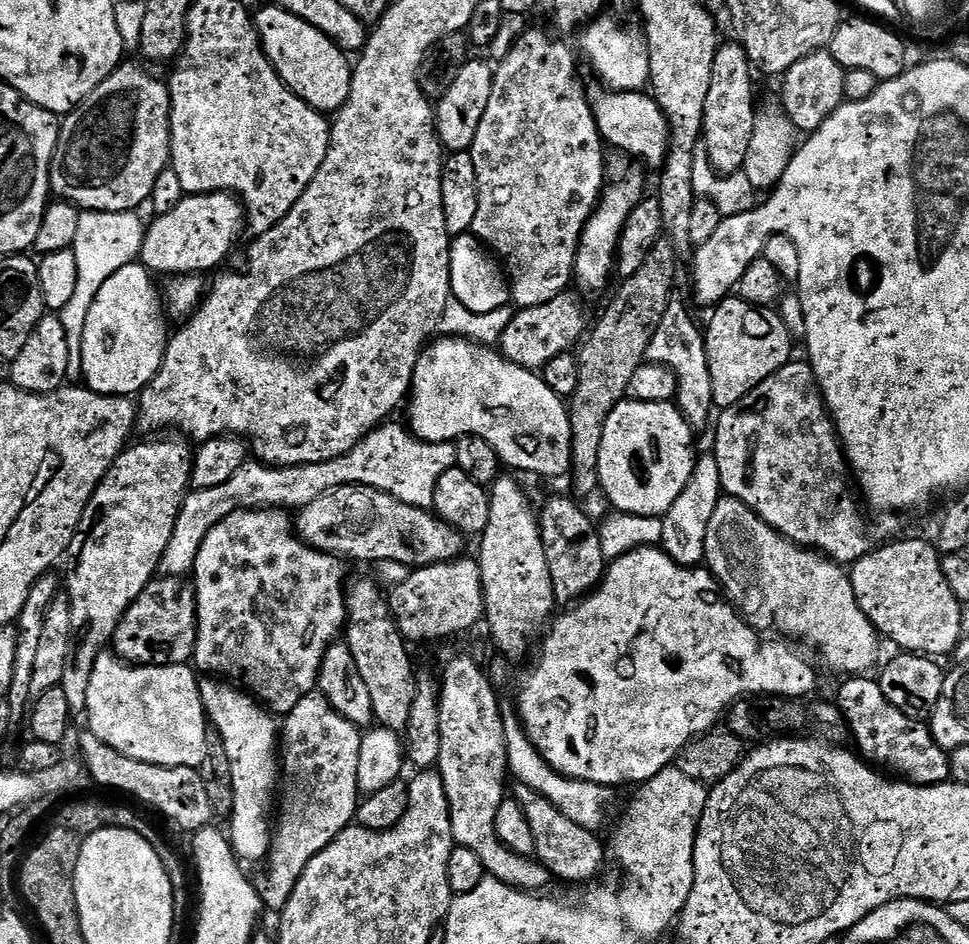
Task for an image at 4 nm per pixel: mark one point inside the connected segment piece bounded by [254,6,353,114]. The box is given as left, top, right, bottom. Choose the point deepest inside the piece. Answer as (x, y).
(313, 67)

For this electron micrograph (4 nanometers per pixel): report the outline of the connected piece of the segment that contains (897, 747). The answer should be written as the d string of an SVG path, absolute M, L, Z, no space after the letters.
M868 678L845 679L848 681L841 686L840 693L834 697L834 703L839 709L841 718L848 726L848 736L850 740L856 743L854 745L855 751L869 765L880 770L890 768L902 775L899 777L902 777L905 781L920 787L945 783L950 775L949 753L934 742L931 727L925 721L907 718L900 710L894 709L894 706L890 706L890 702L886 702L886 694L882 694L879 683L875 679L864 679Z

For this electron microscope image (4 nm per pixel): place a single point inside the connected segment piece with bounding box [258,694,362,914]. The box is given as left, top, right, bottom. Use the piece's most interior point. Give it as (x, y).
(318, 794)

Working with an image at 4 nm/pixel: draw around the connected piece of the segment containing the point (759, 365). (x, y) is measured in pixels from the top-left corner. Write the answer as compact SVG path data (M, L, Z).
M739 298L721 300L711 309L712 317L703 329L706 358L717 409L734 406L750 390L770 378L792 359L794 339L771 307L757 307Z

